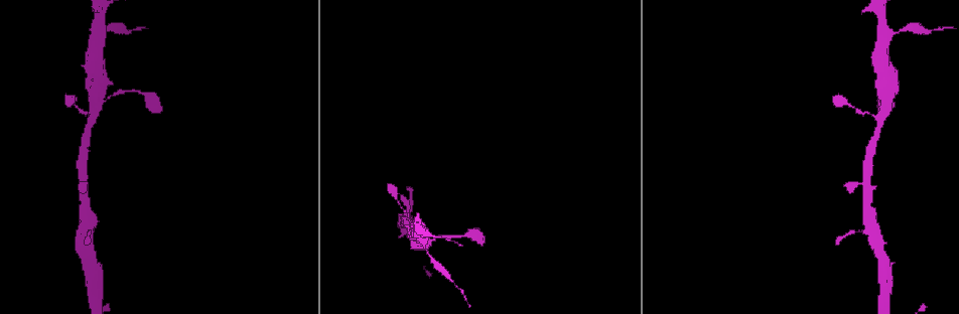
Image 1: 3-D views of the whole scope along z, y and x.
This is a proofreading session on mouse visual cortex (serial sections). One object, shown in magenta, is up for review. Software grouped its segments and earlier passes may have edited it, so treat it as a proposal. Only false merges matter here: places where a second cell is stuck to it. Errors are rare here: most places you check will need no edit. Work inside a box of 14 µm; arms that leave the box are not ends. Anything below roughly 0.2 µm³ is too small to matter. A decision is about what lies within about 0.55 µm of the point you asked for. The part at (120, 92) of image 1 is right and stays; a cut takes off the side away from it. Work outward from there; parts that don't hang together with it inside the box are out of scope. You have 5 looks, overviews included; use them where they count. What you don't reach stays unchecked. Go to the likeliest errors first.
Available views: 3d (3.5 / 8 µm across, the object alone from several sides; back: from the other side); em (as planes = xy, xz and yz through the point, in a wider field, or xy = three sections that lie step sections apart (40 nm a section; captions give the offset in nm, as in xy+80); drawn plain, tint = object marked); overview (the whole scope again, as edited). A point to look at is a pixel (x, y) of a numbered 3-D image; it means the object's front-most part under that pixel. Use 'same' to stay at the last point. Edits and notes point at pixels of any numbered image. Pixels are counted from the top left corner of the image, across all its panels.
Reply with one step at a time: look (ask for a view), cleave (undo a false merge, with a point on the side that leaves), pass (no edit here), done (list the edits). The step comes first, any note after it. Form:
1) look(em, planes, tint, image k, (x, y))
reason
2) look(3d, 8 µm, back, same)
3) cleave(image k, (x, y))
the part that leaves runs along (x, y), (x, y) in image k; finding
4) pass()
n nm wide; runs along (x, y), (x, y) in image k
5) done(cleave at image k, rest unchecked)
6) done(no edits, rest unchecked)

look(3d, 3.5 µm, image 1, (96, 100))
thin arm on a thick one

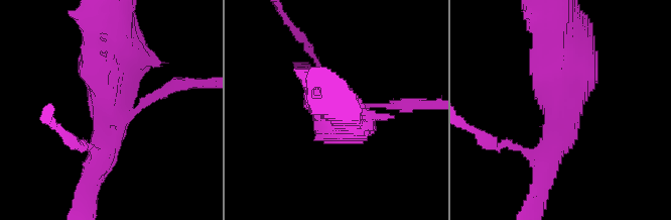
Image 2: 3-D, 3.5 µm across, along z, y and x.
look(em, planes, tint, image 2, (113, 104))
need the tissue

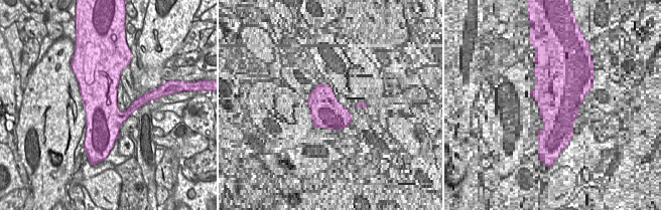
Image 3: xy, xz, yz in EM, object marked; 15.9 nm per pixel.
pass()
600 nm wide; runs along (165, 90), (122, 115), (113, 37) in image 2; one cell here

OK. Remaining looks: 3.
look(em, xy, step 2, tint, image 1, (100, 6))
sharp bend

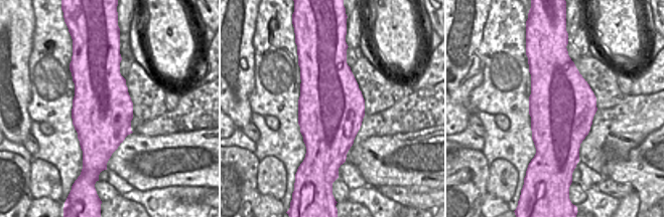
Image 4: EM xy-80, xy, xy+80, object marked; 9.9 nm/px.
look(3d, 3.5 µm, same)

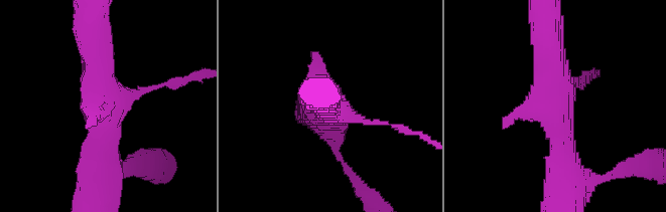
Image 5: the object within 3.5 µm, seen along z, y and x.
pass()
runs along (565, 171), (552, 81), (534, 68) in image 5; all the same cell

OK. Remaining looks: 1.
done(no edits, rest unchecked)

